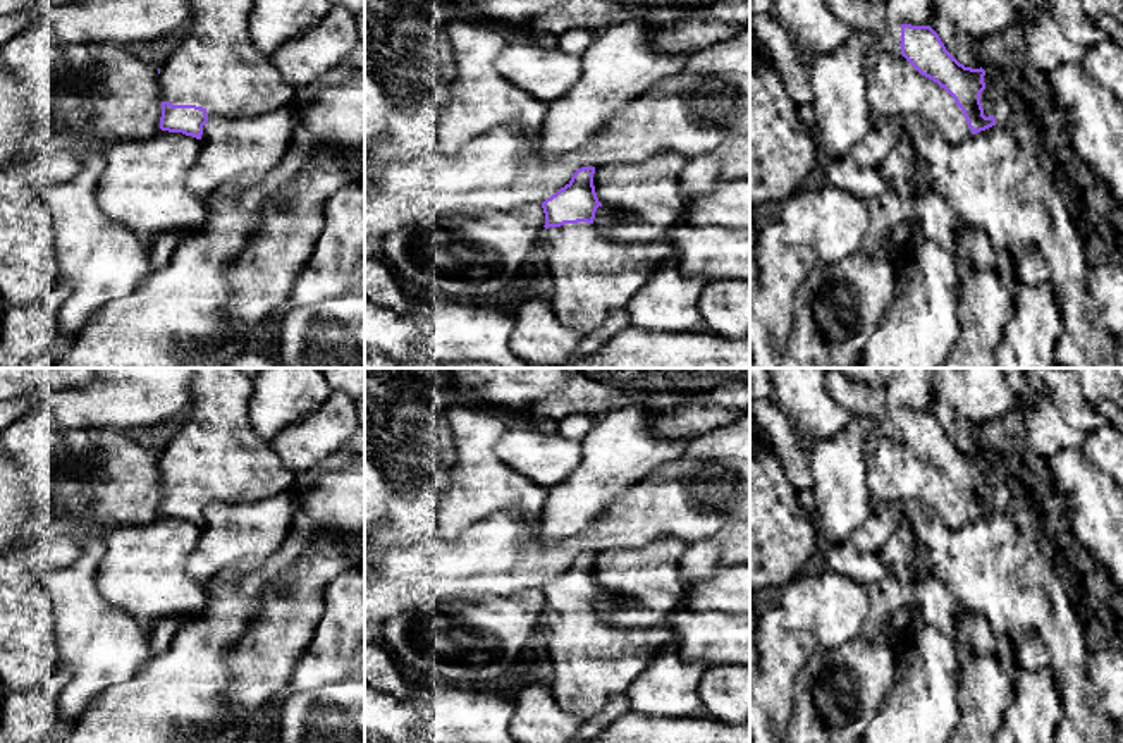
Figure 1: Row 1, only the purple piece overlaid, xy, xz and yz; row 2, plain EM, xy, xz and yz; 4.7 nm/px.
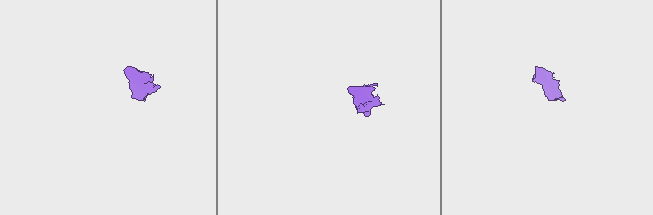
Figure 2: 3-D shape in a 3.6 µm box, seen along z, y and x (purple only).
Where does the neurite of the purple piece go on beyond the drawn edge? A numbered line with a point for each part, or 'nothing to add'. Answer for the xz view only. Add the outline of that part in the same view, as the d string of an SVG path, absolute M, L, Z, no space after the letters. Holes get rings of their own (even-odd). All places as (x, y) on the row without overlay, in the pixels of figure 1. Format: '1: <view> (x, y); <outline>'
1: xz (592, 661); M578 607L549 612L542 617L547 638L547 659L552 664L550 691L557 703L585 722L598 715L612 695L623 695L640 676L660 648L674 642L674 631L662 626L614 628L595 609Z

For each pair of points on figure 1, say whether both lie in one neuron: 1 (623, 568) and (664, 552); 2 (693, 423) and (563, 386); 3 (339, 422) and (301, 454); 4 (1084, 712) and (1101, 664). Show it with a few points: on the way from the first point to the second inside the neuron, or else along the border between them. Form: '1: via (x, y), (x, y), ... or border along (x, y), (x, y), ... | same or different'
1: via (633, 568), (649, 568), (654, 563) | same
2: via (662, 398), (637, 394), (628, 386), (595, 386) | same
3: via (331, 427), (310, 446) | same
4: border along (1087, 652), (1094, 707), (1104, 718) | different

